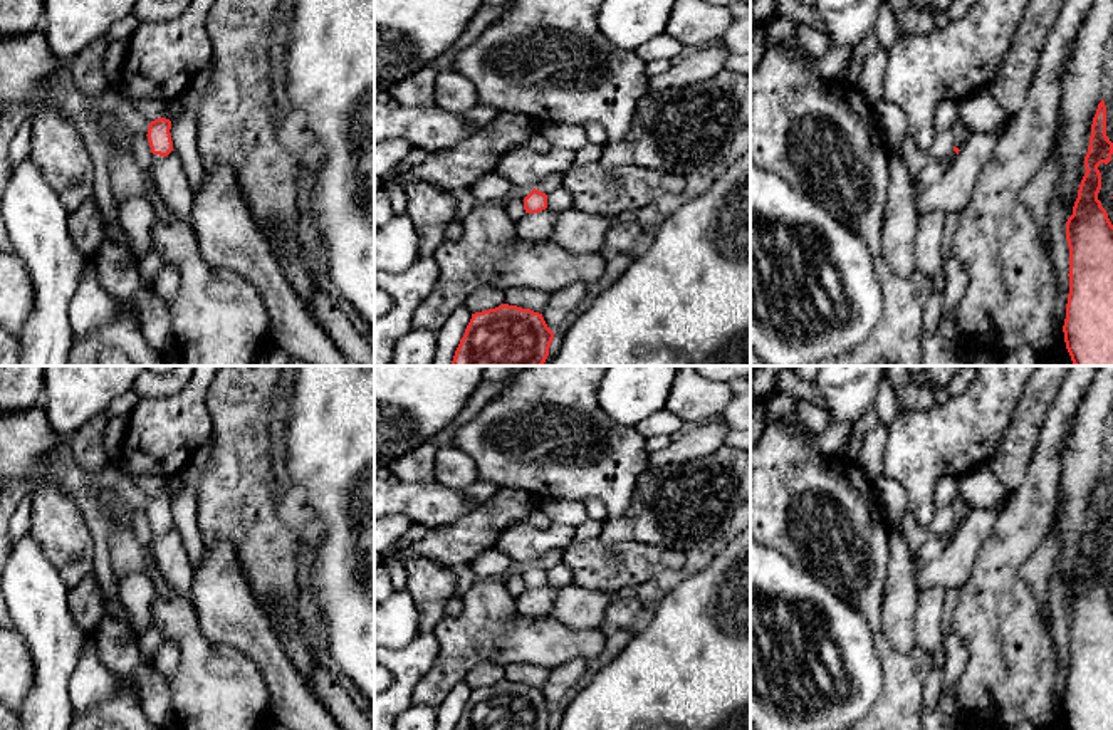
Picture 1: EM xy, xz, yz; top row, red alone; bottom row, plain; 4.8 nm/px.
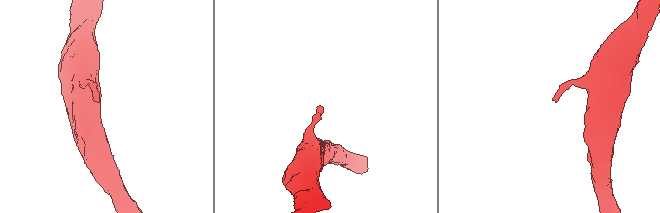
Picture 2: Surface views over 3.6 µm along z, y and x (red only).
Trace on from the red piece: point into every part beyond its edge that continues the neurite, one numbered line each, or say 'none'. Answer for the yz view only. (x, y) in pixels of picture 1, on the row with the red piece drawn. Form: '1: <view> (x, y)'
1: yz (934, 170)

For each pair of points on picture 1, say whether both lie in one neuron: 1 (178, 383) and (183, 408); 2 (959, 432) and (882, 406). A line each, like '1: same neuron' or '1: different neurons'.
1: different neurons
2: different neurons

